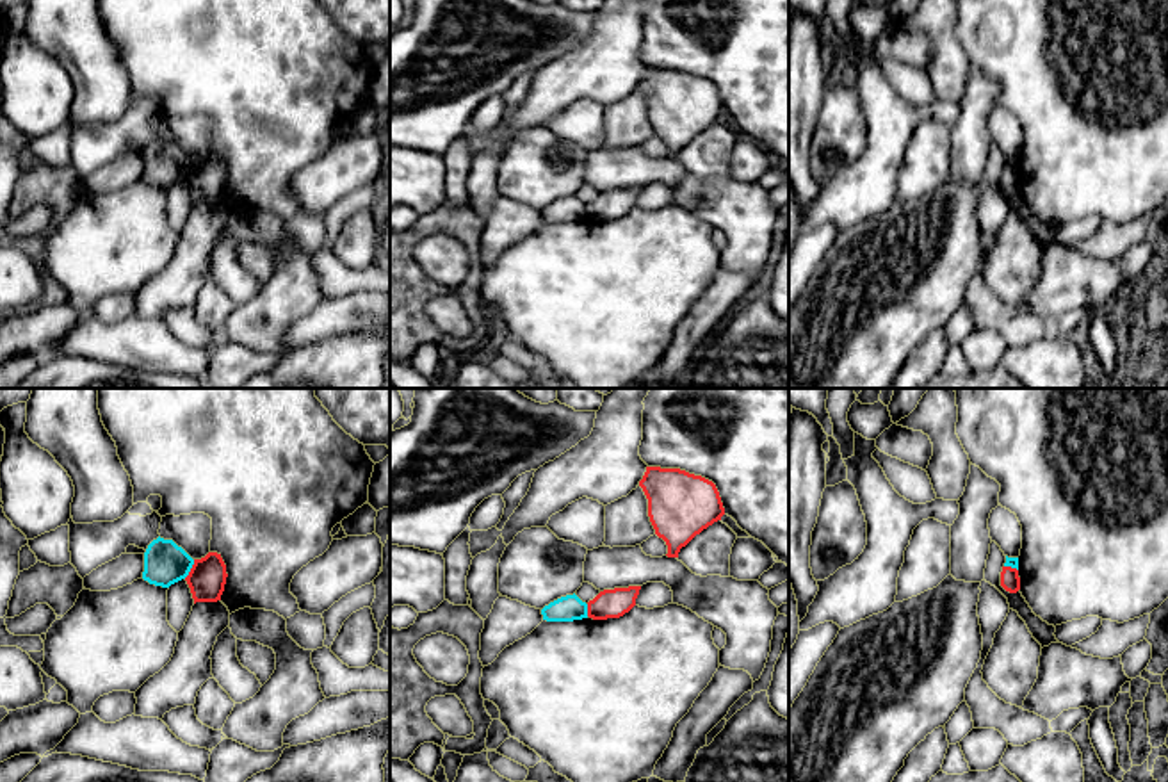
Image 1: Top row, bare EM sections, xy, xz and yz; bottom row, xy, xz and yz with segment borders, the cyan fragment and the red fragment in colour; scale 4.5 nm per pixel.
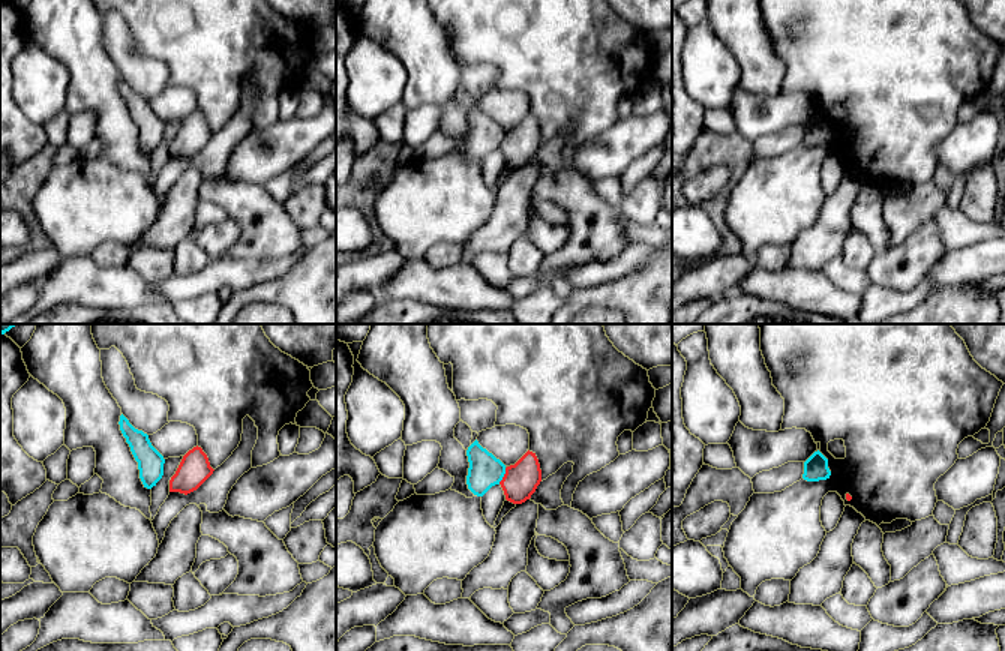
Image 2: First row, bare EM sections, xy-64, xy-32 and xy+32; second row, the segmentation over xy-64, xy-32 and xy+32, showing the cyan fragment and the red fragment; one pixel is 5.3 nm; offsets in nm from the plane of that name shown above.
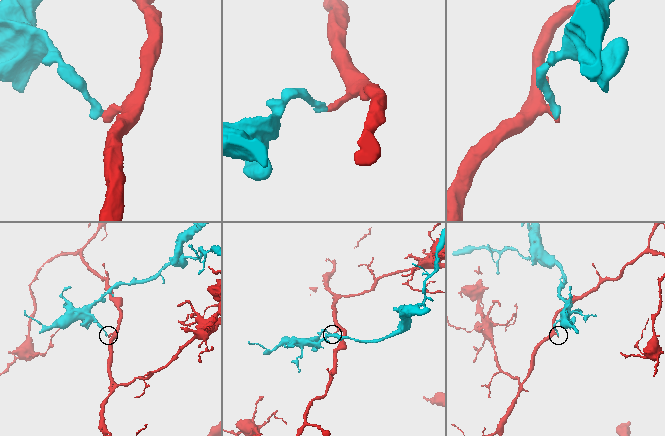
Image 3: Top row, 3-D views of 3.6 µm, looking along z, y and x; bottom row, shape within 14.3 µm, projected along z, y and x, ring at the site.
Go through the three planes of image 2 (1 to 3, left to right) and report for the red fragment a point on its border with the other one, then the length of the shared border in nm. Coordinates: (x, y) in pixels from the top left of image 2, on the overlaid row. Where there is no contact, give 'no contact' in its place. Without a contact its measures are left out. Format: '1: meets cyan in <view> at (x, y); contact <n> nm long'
1: no contact
2: meets cyan in xy-32 at (503, 476); contact 100 nm long
3: no contact

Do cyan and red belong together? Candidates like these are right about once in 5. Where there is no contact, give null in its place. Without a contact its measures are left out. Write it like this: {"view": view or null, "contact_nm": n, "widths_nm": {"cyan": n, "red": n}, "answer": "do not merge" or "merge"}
{"view": "xy", "contact_nm": 100, "widths_nm": {"cyan": 190, "red": 170}, "answer": "do not merge"}

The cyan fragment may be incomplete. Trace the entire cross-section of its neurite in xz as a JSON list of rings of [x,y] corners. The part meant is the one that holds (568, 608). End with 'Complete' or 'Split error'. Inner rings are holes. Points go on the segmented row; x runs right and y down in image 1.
[[[575,593],[561,597],[541,609],[547,622],[573,622],[588,618],[588,604]]]. Complete

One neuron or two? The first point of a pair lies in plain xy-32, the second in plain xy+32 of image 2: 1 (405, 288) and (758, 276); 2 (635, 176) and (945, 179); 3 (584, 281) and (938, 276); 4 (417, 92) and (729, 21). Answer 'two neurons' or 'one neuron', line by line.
1: one neuron
2: two neurons
3: one neuron
4: one neuron

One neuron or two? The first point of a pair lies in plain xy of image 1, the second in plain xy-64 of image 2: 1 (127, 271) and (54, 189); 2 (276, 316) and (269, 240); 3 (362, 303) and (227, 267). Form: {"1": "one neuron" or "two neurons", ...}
{"1": "one neuron", "2": "one neuron", "3": "one neuron"}

